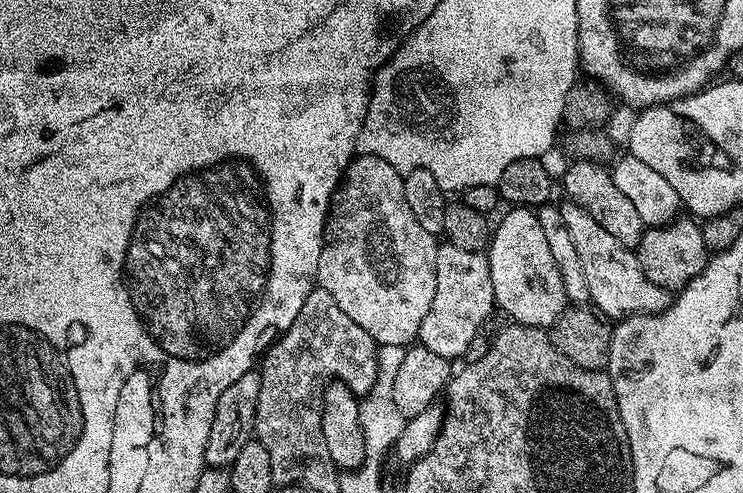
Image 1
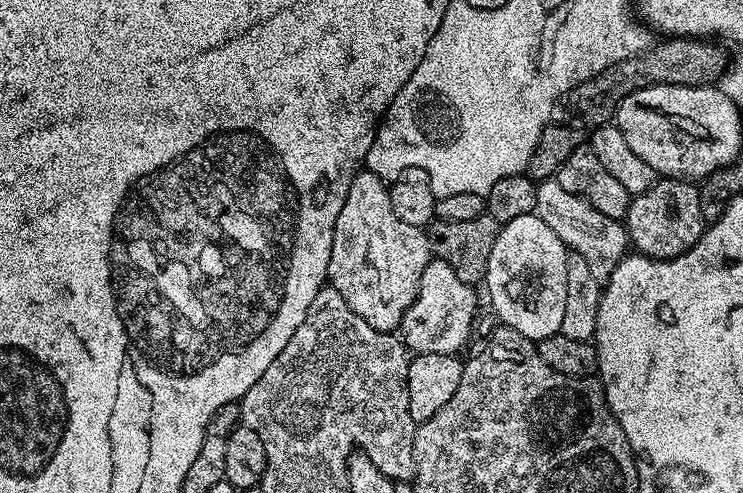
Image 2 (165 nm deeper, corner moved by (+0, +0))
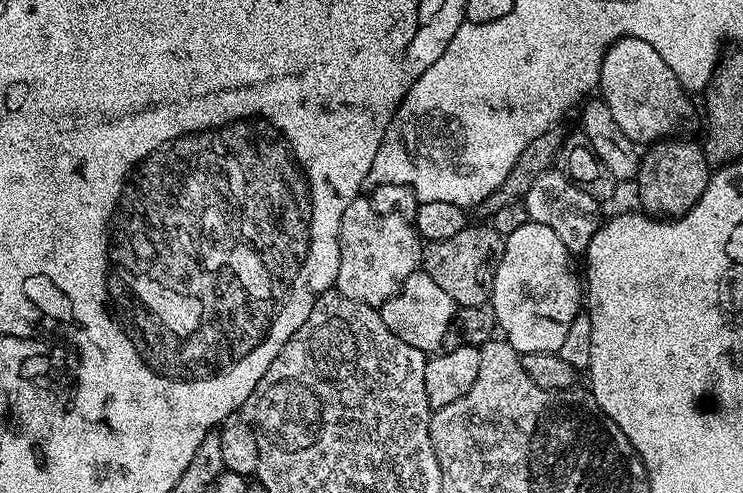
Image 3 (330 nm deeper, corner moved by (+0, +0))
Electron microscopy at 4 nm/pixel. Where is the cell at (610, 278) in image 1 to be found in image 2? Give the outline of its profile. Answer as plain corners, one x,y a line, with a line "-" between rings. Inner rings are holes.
555,178
539,181
536,185
536,210
535,216
542,218
558,238
569,250
582,254
590,265
594,278
601,282
607,281
608,276
630,252
628,229
623,223
614,218
606,218
606,214
594,210
590,202
583,200
578,194
570,194

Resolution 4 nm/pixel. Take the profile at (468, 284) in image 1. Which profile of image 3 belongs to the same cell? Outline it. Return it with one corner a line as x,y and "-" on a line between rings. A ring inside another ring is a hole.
417,270
410,274
410,278
406,278
406,282
402,282
400,290
385,304
379,305
378,311
380,320
386,322
386,330
390,330
390,334
398,334
406,346
414,346
420,352
432,354
443,345
458,306
450,294
446,294
446,290
442,290
442,286
430,278
430,274

